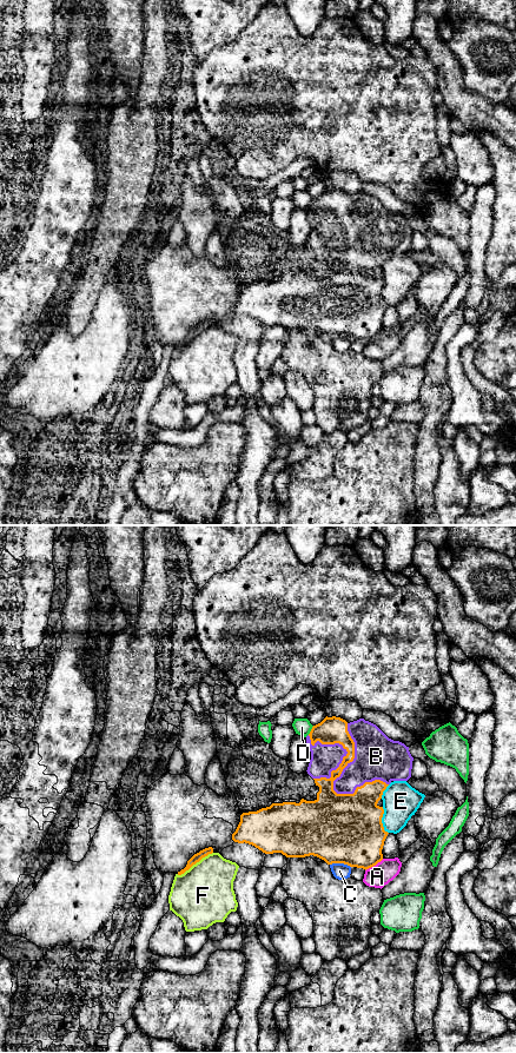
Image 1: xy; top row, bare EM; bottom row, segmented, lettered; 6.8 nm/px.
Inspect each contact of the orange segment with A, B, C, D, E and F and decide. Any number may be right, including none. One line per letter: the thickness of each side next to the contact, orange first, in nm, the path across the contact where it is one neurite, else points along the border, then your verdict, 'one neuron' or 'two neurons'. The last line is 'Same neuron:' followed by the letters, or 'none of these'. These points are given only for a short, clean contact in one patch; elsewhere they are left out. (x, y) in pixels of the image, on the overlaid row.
A: 420/150 nm | two neurons
B: 380/190 nm | two neurons
C: 480/110 nm | two neurons
D: 180/120 nm | two neurons
E: 480/240 nm | two neurons
F: 60/400 nm | two neurons
Same neuron: none of these

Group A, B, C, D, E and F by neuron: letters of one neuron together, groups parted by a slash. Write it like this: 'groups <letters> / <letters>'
groups A / B / C / D / E / F

